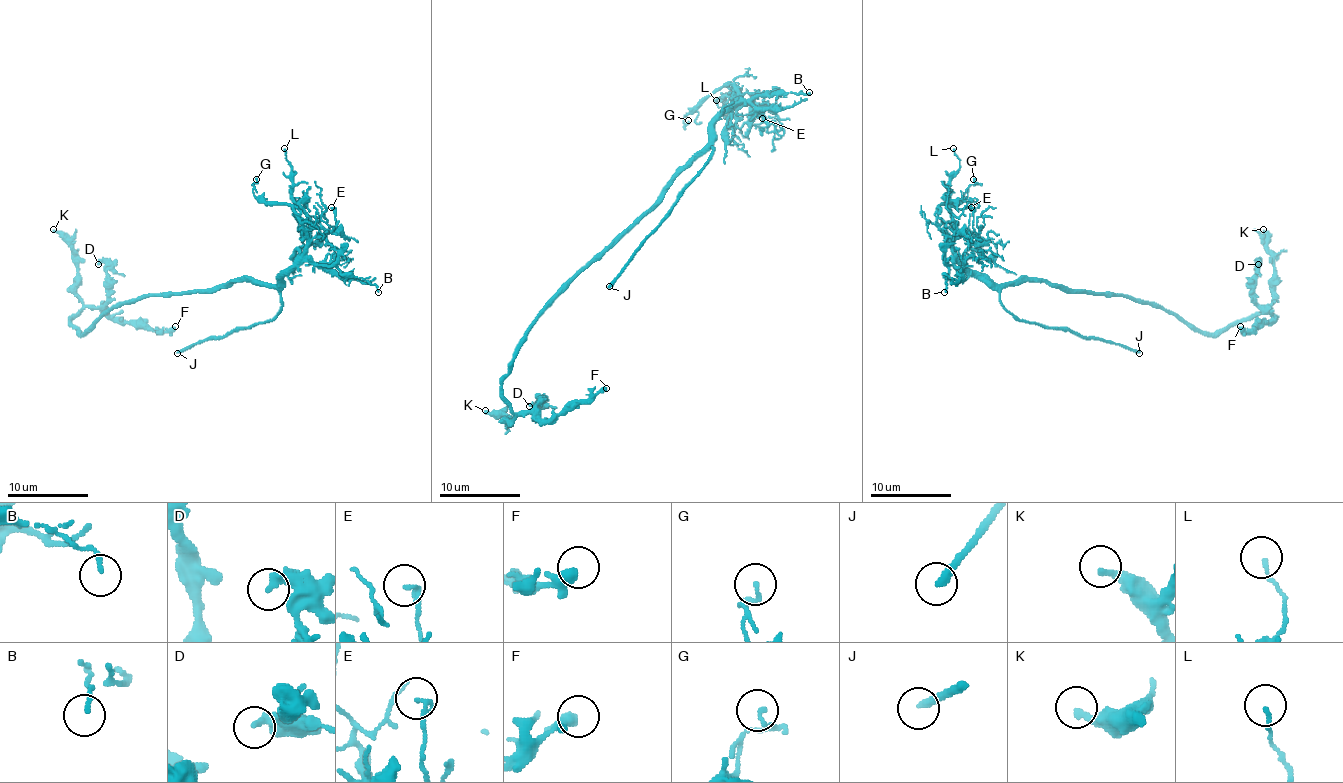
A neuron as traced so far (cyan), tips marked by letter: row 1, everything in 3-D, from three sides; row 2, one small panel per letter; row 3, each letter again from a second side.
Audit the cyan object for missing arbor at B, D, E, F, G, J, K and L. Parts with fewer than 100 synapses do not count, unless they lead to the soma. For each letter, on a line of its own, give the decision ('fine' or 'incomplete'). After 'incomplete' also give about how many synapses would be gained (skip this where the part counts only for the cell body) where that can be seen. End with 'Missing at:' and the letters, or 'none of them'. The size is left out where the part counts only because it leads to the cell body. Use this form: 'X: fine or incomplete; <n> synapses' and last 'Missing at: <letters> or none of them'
B: fine
D: fine
E: fine
F: fine
G: fine
J: incomplete
K: fine
L: fine
Missing at: J

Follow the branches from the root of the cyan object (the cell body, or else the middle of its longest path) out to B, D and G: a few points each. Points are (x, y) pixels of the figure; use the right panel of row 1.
B: (1096, 294), (1064, 292), (1048, 282), (1028, 280), (989, 284), (971, 274), (959, 262), (949, 266), (944, 292)
D: (1096, 294), (1155, 302), (1200, 331), (1214, 333), (1250, 320), (1265, 308), (1252, 292), (1258, 264)
G: (1096, 294), (1064, 292), (1048, 282), (979, 280), (936, 221), (936, 209), (955, 205), (977, 183), (973, 179)

